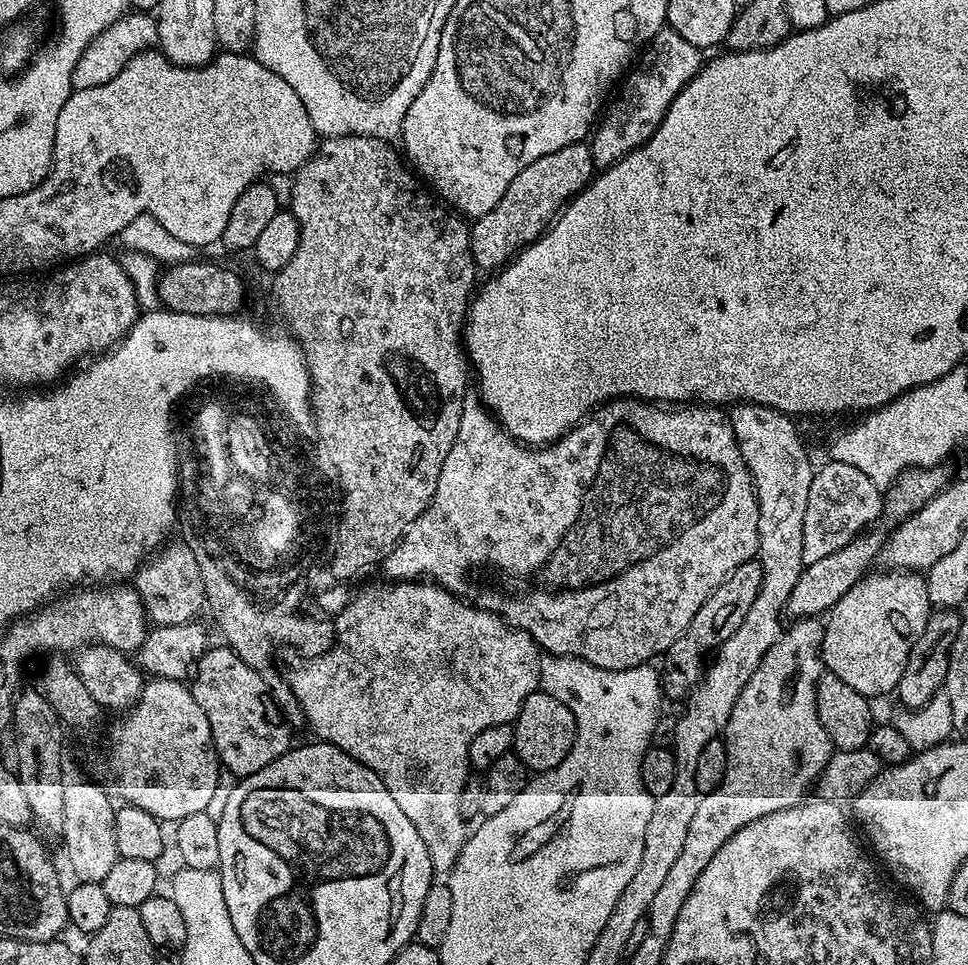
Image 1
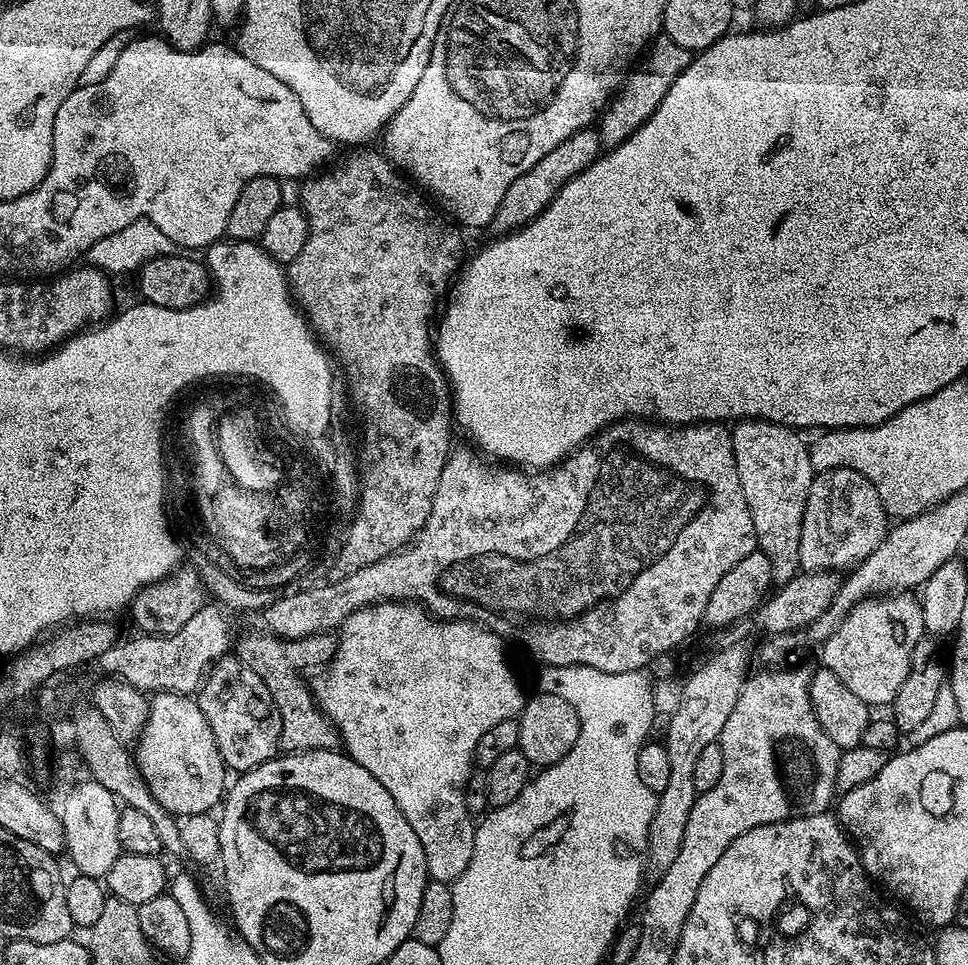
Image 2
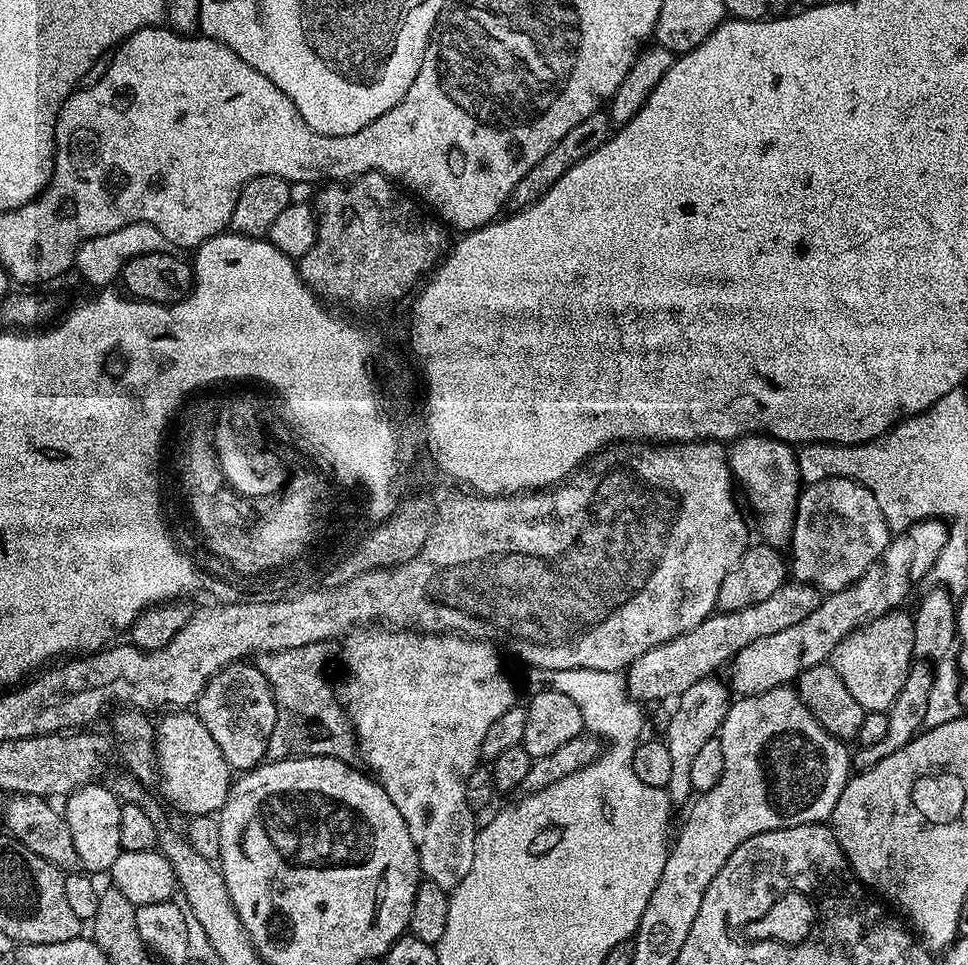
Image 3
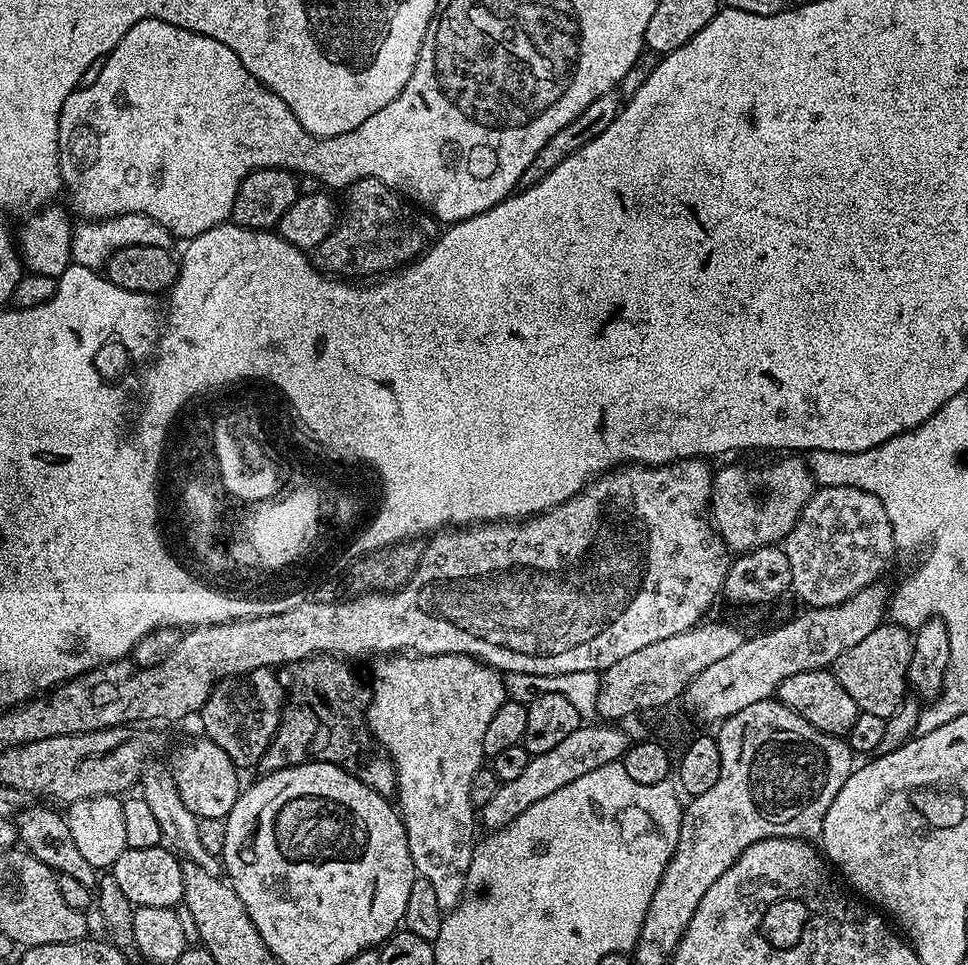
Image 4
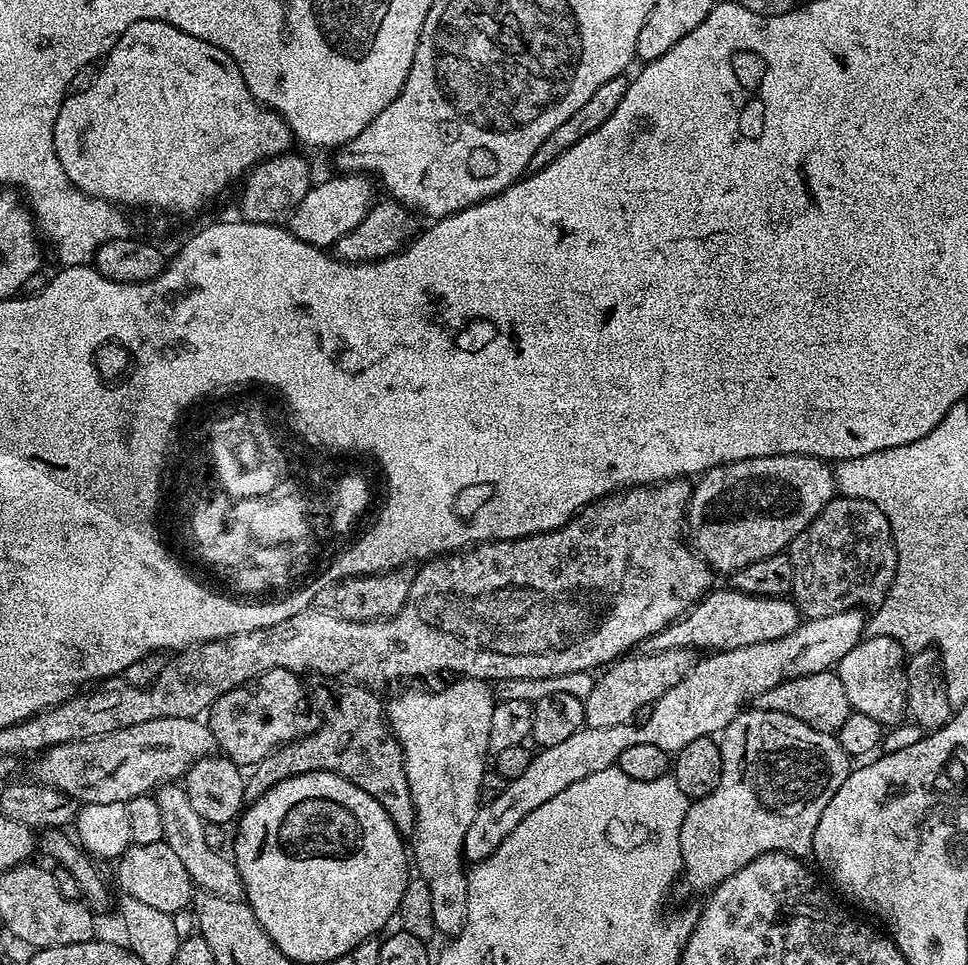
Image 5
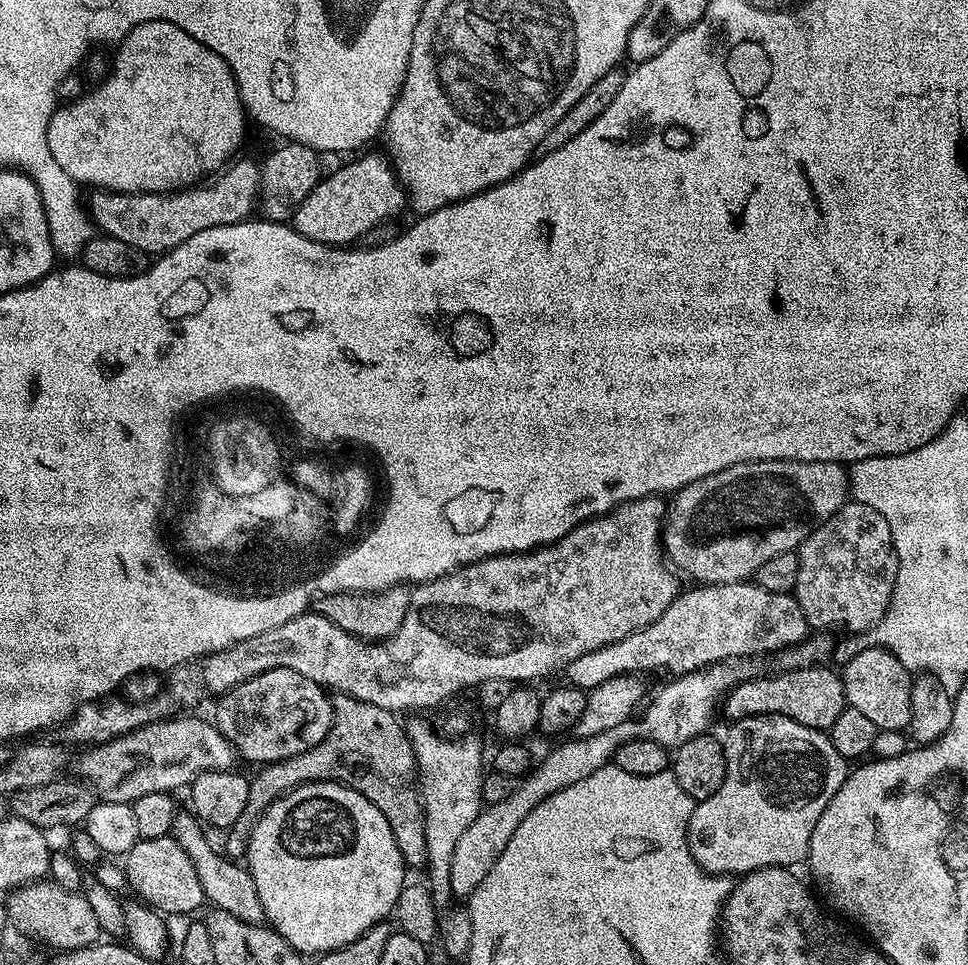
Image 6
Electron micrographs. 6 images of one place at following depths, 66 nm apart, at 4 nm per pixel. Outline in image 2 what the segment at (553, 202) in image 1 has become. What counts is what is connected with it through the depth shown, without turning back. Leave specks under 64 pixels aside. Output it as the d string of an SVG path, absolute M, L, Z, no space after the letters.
M595 127L583 128L578 130L578 134L566 138L566 142L562 142L562 146L550 150L550 154L546 154L546 158L542 158L542 162L534 162L534 166L530 166L530 170L526 170L526 174L522 174L522 178L514 178L514 182L510 182L510 190L506 190L506 194L502 194L502 206L498 206L492 219L491 231L494 230L493 233L496 234L507 234L530 223L534 218L538 218L542 214L542 210L546 210L546 206L550 206L550 202L556 197L558 190L562 190L562 186L566 182L570 182L570 178L574 178L579 172L586 170L601 155L600 134Z

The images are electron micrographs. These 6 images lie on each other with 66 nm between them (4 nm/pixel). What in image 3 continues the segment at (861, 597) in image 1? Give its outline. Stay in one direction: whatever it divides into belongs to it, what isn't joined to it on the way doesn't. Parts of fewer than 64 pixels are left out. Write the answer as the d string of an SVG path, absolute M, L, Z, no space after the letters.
M904 610L887 612L877 620L869 620L863 628L851 632L838 646L834 646L830 663L838 670L846 690L858 701L865 712L887 712L906 682L906 674L914 663L914 622Z

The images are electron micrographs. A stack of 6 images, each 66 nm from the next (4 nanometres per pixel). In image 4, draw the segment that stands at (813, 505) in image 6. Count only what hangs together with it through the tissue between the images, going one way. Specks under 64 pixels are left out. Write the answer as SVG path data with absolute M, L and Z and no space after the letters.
M788 454L783 458L785 460L776 460L761 468L743 468L740 464L732 464L713 475L710 520L720 539L733 553L750 552L755 548L765 548L767 544L779 545L790 534L808 500L816 492L818 485L808 468L807 459L796 454Z

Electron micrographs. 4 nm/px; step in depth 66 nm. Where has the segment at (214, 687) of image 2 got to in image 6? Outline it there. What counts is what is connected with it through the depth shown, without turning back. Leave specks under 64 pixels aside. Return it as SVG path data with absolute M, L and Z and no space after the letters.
M266 670L234 686L215 701L214 723L243 759L245 756L253 760L256 766L272 764L275 760L294 758L324 741L334 711L328 696L320 685L294 670Z

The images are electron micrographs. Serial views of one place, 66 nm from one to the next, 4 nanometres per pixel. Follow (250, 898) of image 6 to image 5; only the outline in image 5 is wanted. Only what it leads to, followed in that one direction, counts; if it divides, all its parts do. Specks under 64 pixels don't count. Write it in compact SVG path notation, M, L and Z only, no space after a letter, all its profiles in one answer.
M169 782L161 784L154 792L158 811L162 814L162 834L164 843L174 850L174 855L186 866L186 874L190 874L193 885L197 889L210 894L218 894L222 898L239 900L244 895L244 883L238 874L235 863L228 860L219 848L212 848L206 843L206 822L194 810L183 783Z

